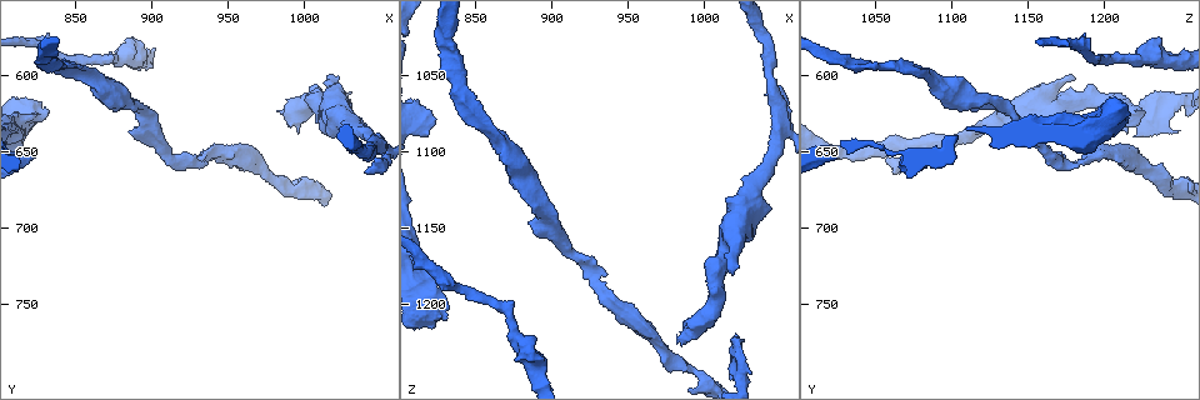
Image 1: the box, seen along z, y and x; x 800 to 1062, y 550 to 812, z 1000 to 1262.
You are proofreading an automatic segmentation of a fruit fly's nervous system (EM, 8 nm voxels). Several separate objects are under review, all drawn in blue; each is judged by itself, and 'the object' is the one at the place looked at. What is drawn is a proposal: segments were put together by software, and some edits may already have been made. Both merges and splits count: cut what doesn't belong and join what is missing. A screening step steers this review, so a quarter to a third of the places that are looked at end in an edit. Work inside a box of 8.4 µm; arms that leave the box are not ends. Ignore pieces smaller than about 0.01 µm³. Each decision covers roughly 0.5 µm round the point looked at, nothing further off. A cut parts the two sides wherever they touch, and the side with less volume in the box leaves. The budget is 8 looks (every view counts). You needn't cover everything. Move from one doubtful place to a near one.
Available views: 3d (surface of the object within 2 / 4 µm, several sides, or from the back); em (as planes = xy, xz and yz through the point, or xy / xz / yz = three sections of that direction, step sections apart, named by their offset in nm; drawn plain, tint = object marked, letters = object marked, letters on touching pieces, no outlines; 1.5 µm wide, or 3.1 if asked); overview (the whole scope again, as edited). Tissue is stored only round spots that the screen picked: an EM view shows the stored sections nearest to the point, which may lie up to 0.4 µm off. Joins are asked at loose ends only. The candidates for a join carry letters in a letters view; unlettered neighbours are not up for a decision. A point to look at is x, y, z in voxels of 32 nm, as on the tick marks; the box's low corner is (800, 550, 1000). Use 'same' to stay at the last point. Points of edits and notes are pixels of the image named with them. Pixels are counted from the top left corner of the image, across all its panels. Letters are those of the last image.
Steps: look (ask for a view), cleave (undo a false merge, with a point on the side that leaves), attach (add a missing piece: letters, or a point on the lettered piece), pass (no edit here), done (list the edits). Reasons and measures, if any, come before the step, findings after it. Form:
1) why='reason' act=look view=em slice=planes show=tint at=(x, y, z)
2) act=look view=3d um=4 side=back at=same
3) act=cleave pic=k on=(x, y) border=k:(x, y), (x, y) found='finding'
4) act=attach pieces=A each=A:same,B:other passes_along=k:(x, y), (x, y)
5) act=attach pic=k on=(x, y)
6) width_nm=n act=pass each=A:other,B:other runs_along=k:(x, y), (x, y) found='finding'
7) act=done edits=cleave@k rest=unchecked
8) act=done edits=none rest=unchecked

why='calibre changes' act=look view=3d um=4 at=(940, 650, 1198)

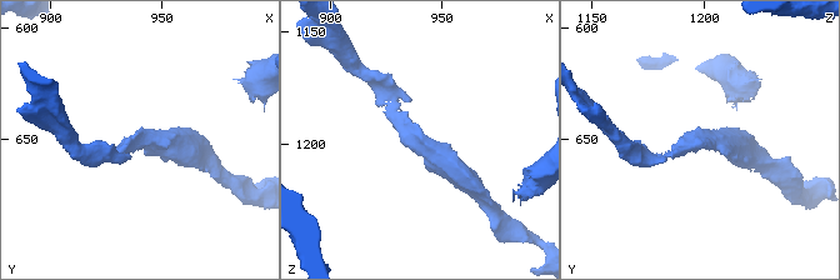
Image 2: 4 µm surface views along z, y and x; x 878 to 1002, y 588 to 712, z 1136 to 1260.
act=look view=em slice=yz step=4 show=tint at=(941, 650, 1198)

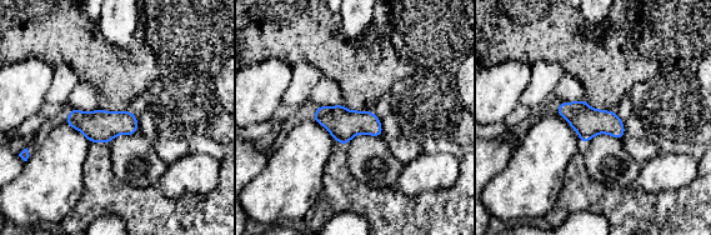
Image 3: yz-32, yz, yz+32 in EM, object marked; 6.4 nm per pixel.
why='cut it another way' act=look view=em slice=planes show=letters at=same

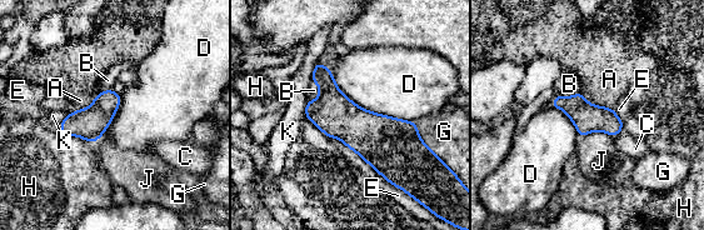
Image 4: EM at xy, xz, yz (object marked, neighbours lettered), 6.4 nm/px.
act=pass each=A:other,B:other,C:other,D:other,E:other,G:other,H:other,J:other,K:other border=4:(331, 74), (358, 105), (415, 123) found='one cell here'

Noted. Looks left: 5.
why='calibre changes' act=look view=em slice=yz step=4 show=letters at=(878, 588, 1220)

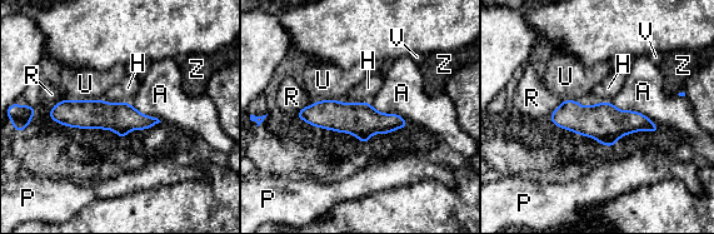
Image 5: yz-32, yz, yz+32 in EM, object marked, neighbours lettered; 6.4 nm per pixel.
width_nm=200 longest_contact=A:400nm act=pass each=A:other,H:other,P:other,R:other,U:other,V:other,Z:other found='continuous, no second cell'

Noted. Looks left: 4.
why='arms part here' act=look view=em slice=planes show=letters at=(1048, 646, 1068)

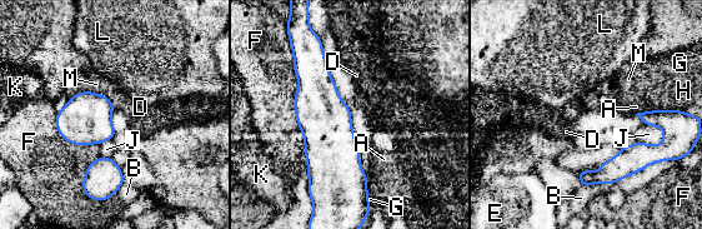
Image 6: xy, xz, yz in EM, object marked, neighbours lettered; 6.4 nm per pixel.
act=pass each=A:other,B:other,D:other,E:other,F:other,G:other,H:other,J:other,K:other,L:other,M:other runs_along=6:(314, 45), (321, 114), (321, 194) found='continuous, no second cell'

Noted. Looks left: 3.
act=done edits=none rest=unchecked

